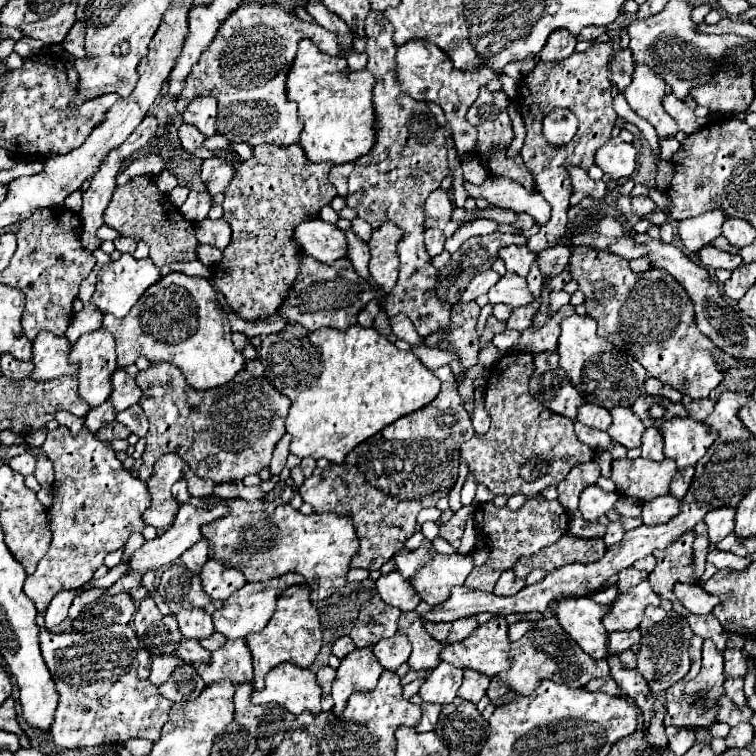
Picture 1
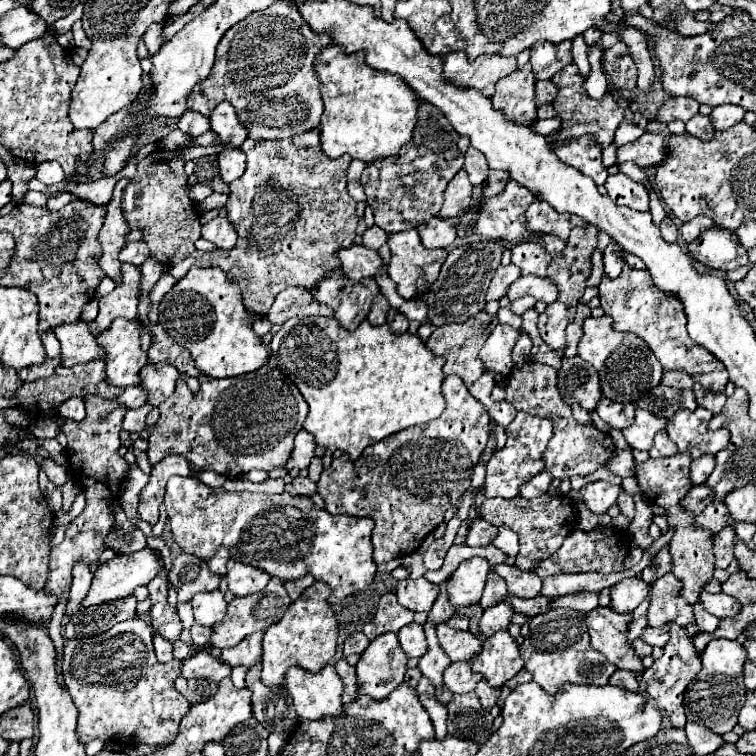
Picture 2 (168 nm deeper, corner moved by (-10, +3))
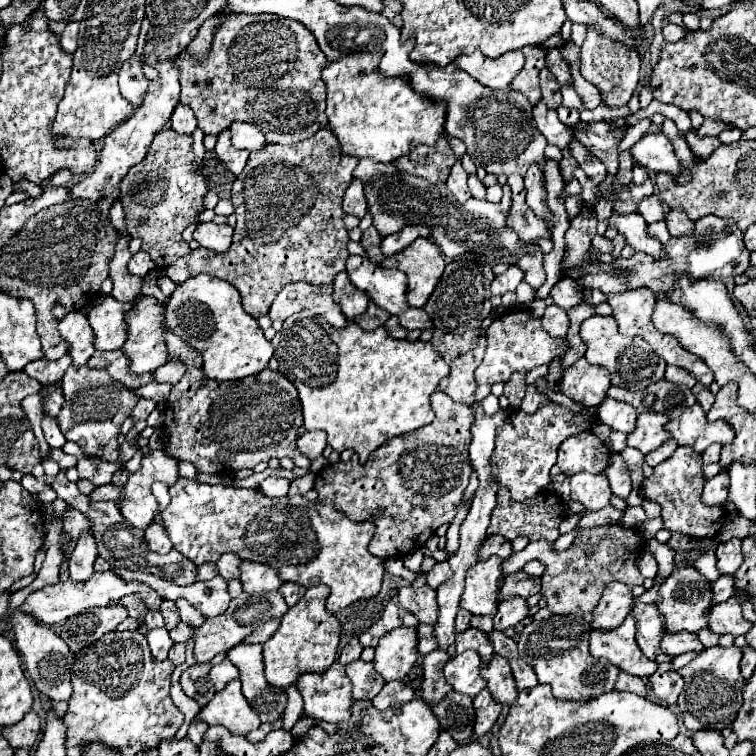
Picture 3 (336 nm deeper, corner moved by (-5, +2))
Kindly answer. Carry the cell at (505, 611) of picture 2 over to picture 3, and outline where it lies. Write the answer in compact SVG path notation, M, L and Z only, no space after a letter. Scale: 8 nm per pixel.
M521 596L507 598L499 604L499 612L493 618L493 630L507 630L529 616L527 600Z

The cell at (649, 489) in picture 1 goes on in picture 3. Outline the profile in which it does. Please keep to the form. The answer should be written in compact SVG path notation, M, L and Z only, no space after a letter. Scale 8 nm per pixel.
M679 446L675 454L663 464L659 464L653 470L653 476L643 482L643 492L649 500L657 502L663 508L661 518L669 532L681 532L691 538L713 538L723 528L725 510L721 506L707 506L701 502L703 484L705 476L701 454L693 448Z

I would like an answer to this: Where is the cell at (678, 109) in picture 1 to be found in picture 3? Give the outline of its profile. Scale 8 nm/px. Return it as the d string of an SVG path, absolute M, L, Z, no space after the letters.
M695 130L689 132L689 134L685 136L685 140L687 140L687 146L691 148L691 152L693 152L693 156L695 156L697 160L707 160L707 156L711 156L711 152L715 152L715 148L721 146L719 138L711 138L711 136L707 136L707 138L697 138Z

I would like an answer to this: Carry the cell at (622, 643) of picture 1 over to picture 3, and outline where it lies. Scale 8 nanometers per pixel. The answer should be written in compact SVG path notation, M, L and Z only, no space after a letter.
M667 632L661 640L661 648L669 656L679 656L679 654L685 654L685 652L703 652L705 650L699 636L691 634L691 632L677 632L677 634Z

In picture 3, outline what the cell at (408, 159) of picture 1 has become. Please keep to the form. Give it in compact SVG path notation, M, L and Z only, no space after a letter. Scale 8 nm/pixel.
M443 136L435 146L417 146L411 154L395 160L399 172L421 176L429 182L447 180L453 164L457 162L447 136Z

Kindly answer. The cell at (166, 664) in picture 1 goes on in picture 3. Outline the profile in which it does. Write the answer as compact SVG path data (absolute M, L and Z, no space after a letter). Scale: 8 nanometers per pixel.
M223 660L221 664L215 664L213 668L211 668L211 680L213 680L213 684L215 684L215 690L219 692L219 690L223 690L223 686L227 684L227 682L231 682L231 680L235 680L235 678L239 678L239 670L235 668L235 664L231 664L231 660Z

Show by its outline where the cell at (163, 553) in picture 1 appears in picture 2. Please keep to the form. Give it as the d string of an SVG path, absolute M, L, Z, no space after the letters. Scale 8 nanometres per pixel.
M152 547L136 551L132 555L116 555L112 561L102 565L88 591L88 605L98 605L126 597L134 593L134 587L148 585L162 567L164 557Z

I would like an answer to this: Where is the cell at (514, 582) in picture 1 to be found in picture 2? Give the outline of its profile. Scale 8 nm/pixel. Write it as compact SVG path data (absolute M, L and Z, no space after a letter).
M496 565L494 571L506 581L508 593L512 593L516 597L530 599L540 593L542 579L538 575L534 575L534 571L522 571L522 569L510 567L510 565Z

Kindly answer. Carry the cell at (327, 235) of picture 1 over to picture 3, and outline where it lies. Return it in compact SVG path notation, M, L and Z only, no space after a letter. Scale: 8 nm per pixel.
M349 256L347 274L349 274L349 280L361 292L365 292L373 304L387 310L389 314L395 314L403 328L407 328L407 330L433 330L433 324L431 324L431 318L427 316L427 312L423 308L413 308L407 304L407 296L405 296L407 294L407 276L405 276L405 272L375 266L367 258L361 258L361 256Z

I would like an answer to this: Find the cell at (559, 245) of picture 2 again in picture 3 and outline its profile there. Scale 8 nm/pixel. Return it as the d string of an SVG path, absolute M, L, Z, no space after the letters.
M515 174L515 178L509 178L509 186L513 190L513 206L507 216L507 226L511 226L519 238L525 242L533 242L541 236L547 236L545 220L537 218L531 208L525 204L525 188L523 188L523 176Z

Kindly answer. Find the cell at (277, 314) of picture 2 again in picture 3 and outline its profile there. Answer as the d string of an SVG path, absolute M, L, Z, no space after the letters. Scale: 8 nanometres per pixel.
M295 282L287 284L277 298L271 304L269 316L271 320L285 320L291 314L297 314L301 310L311 310L313 314L325 314L327 322L335 328L343 328L347 324L347 318L343 316L341 308L333 300L331 286L313 286L307 282Z

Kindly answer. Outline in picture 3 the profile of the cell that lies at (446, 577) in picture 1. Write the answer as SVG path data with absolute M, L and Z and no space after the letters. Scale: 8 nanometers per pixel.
M491 556L489 560L479 560L467 572L461 608L479 616L495 616L499 604L499 580L503 578L501 564L503 560L499 556Z

